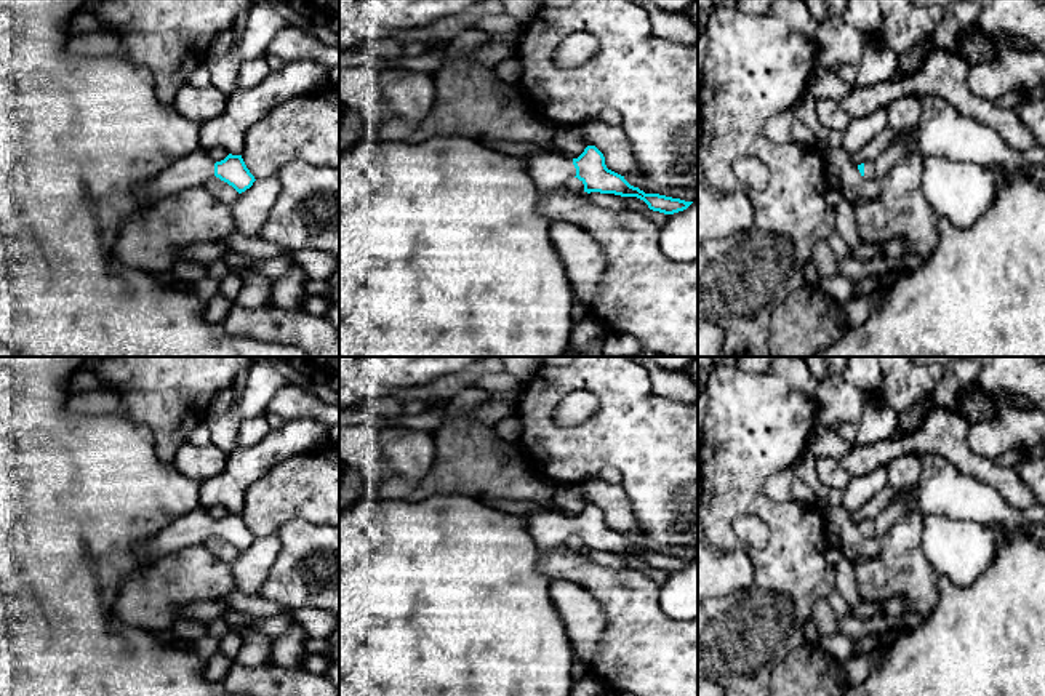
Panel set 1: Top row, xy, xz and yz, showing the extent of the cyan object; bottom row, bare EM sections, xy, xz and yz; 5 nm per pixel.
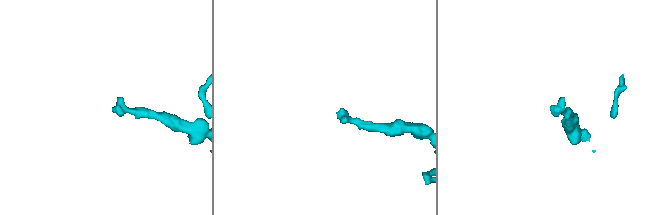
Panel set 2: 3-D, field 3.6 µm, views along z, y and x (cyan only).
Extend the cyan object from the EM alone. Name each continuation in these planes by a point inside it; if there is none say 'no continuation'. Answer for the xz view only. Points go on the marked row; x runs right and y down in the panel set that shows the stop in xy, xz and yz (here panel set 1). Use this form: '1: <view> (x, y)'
1: xz (549, 170)

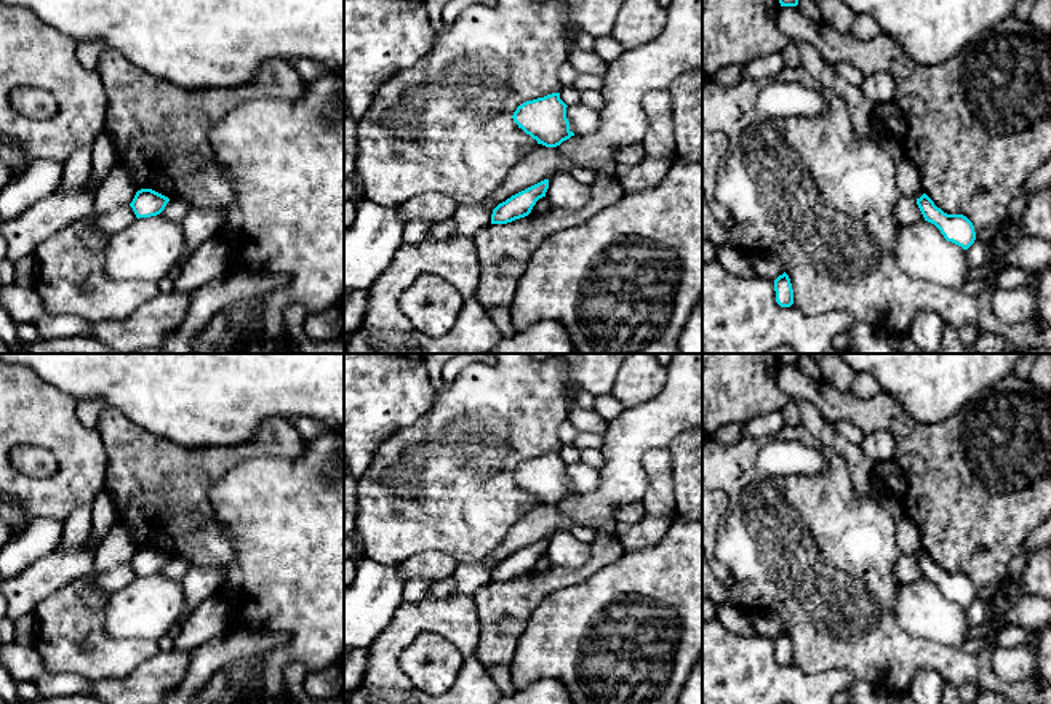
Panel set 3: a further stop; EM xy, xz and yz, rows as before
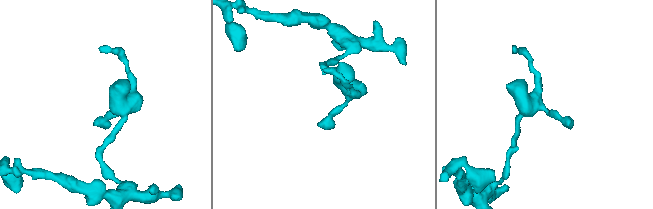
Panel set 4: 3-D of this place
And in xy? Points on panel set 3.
no continuation

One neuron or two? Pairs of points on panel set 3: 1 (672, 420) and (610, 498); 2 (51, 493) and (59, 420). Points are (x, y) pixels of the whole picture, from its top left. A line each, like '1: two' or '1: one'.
1: one
2: one

